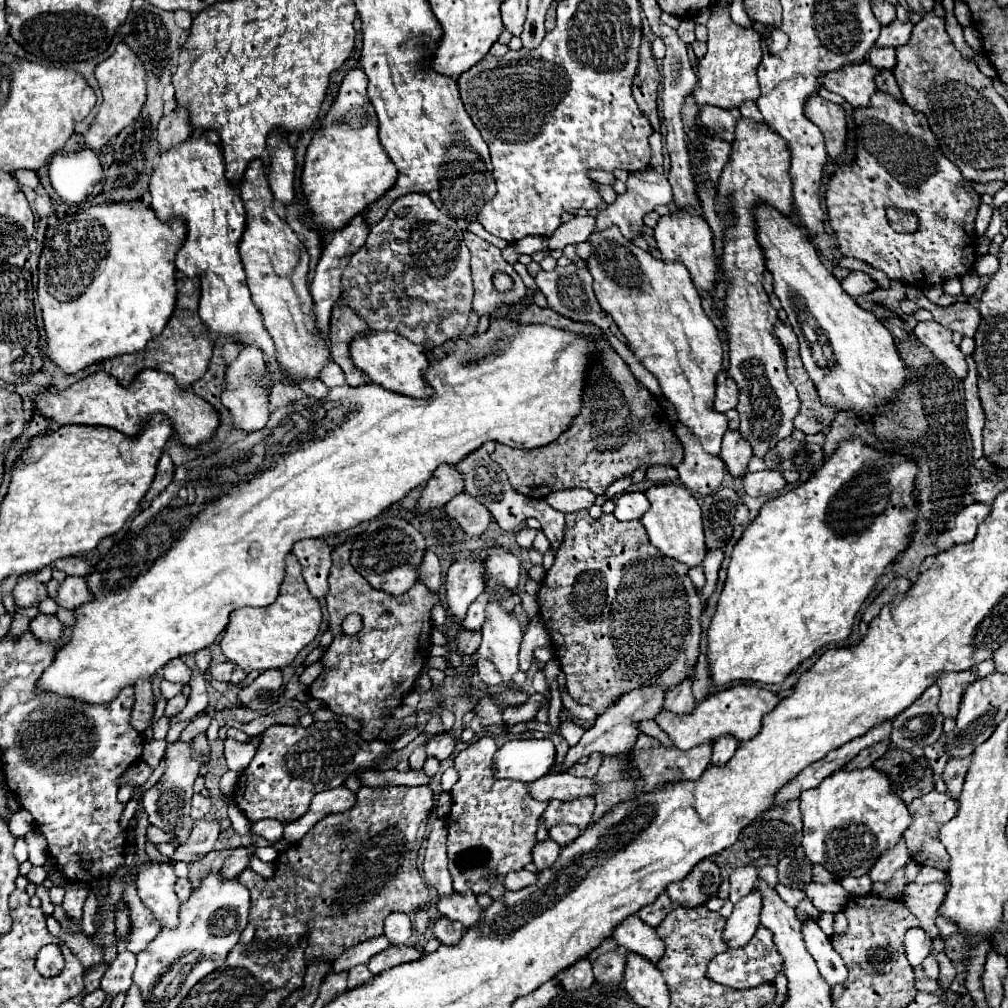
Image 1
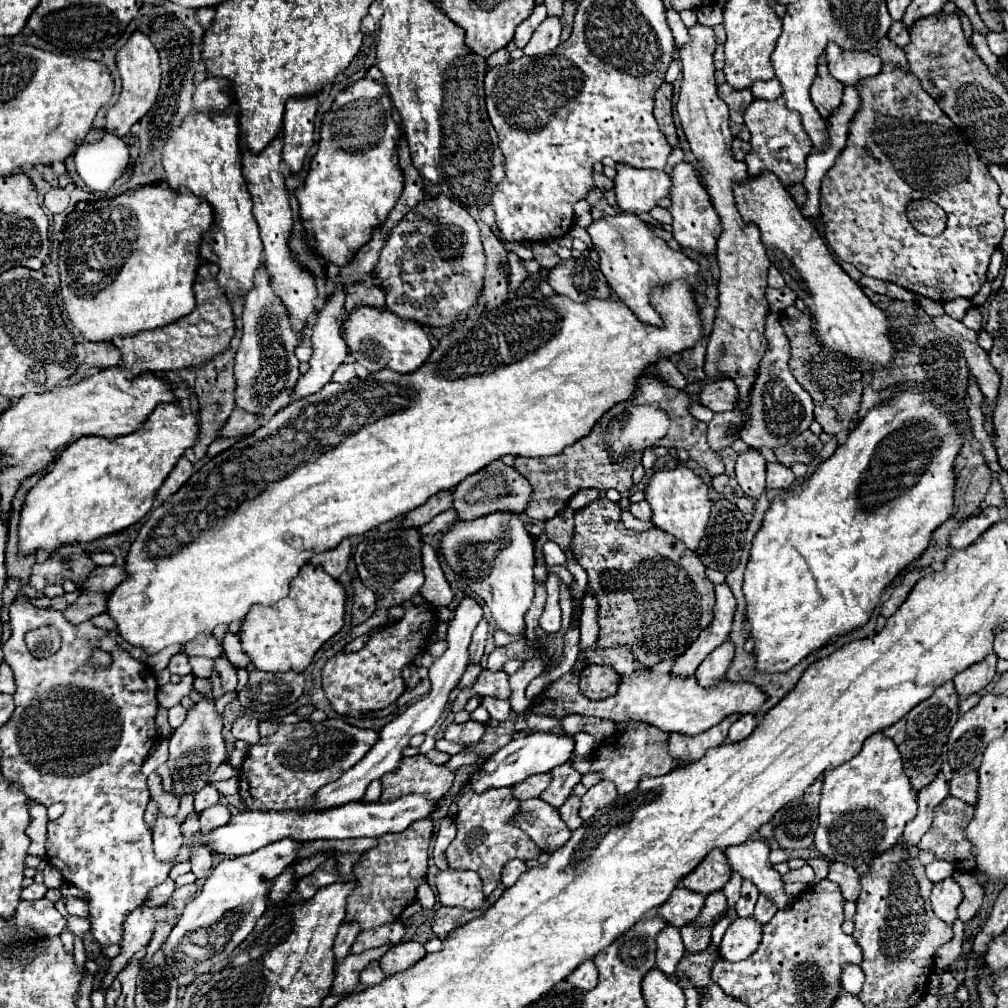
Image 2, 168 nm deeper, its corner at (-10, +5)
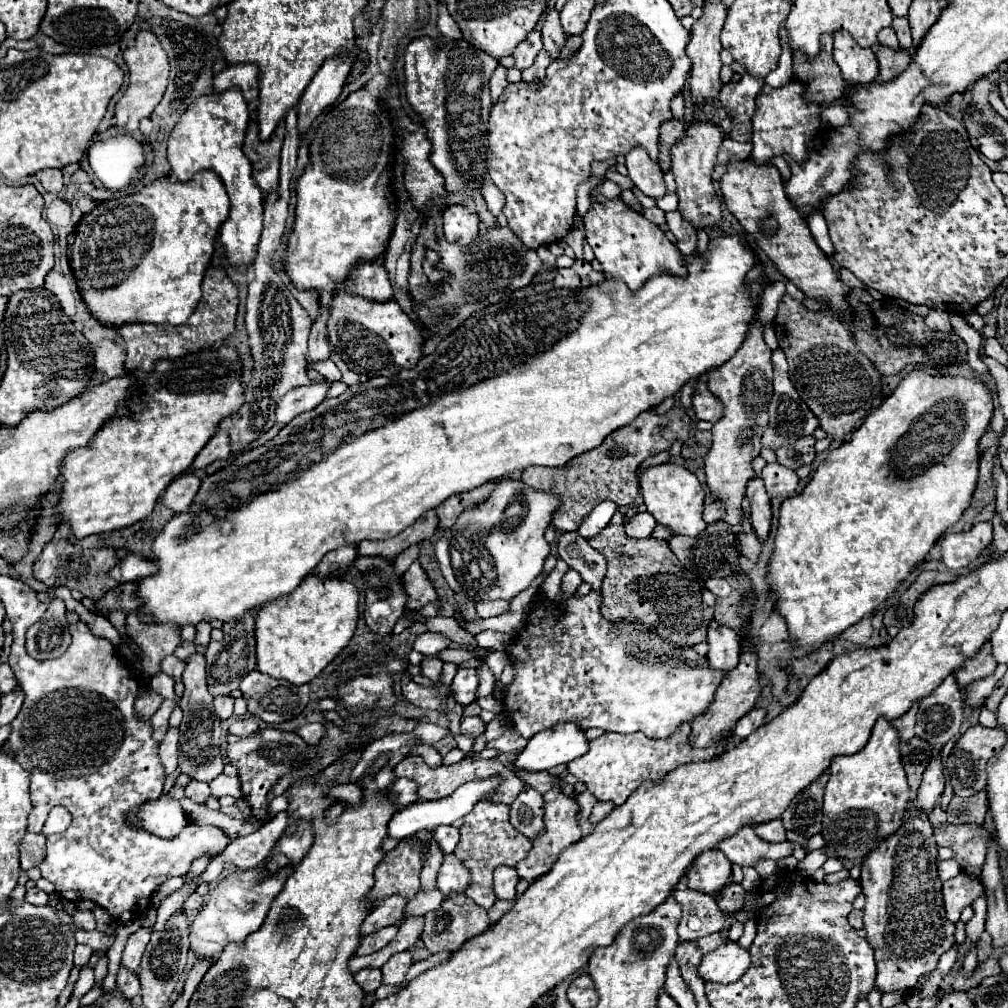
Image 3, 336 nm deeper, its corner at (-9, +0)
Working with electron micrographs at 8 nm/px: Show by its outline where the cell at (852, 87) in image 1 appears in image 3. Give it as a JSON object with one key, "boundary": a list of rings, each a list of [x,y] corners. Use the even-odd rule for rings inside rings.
{"boundary":[[[847,31],[833,33],[833,59],[841,67],[843,79],[851,85],[873,83],[879,73],[875,53],[871,49],[857,47]]]}

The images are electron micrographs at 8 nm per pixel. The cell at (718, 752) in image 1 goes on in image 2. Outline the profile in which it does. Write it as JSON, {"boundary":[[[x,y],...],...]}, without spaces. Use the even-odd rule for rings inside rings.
{"boundary":[[[750,714],[740,716],[740,718],[730,726],[730,736],[728,736],[728,740],[730,740],[730,742],[740,742],[740,740],[748,738],[748,736],[754,732],[756,724],[758,724],[758,720],[756,720],[754,716],[750,716]]]}

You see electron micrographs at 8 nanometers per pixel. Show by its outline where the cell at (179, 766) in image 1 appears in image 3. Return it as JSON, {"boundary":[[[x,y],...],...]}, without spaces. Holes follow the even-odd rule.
{"boundary":[[[195,651],[189,655],[185,671],[183,671],[183,685],[185,693],[181,697],[183,709],[183,723],[179,727],[179,767],[183,773],[189,773],[193,779],[209,781],[223,773],[223,759],[221,759],[221,721],[213,709],[213,695],[207,691],[205,681],[205,655]]]}

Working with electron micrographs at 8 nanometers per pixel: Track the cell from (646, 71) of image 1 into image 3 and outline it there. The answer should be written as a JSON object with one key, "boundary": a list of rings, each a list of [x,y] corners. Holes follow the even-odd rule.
{"boundary":[[[671,119],[663,123],[661,127],[661,137],[659,137],[659,165],[663,173],[671,169],[671,147],[685,135],[685,125],[679,123],[677,119]]]}

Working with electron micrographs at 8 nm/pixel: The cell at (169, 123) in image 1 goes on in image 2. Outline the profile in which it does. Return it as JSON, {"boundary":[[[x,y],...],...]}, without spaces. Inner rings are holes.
{"boundary":[[[206,78],[192,96],[192,112],[224,112],[230,104],[232,96],[222,78]]]}

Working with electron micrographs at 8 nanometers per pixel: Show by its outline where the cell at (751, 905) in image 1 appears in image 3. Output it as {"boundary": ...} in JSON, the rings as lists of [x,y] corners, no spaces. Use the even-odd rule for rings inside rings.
{"boundary":[[[727,943],[705,953],[699,965],[699,977],[713,983],[735,983],[749,967],[749,951],[737,943]]]}

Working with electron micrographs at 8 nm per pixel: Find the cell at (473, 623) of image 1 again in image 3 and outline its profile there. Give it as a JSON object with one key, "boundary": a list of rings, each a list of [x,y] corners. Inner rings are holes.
{"boundary":[[[459,669],[451,685],[455,703],[459,703],[461,707],[471,705],[477,699],[477,685],[479,685],[477,669]]]}

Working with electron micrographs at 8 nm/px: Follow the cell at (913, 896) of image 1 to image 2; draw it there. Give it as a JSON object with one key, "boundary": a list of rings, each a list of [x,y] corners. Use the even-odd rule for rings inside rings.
{"boundary":[[[952,878],[934,884],[930,892],[930,904],[940,920],[952,924],[956,920],[956,908],[960,902],[962,902],[962,890]]]}

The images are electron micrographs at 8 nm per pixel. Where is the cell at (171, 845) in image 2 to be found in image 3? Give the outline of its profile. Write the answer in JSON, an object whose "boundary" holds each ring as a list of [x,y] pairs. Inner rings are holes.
{"boundary":[[[169,793],[161,795],[159,799],[153,799],[149,803],[143,803],[137,807],[137,811],[129,811],[129,825],[141,827],[157,837],[171,839],[179,835],[179,831],[187,825],[187,817],[179,805],[177,799],[173,799]]]}

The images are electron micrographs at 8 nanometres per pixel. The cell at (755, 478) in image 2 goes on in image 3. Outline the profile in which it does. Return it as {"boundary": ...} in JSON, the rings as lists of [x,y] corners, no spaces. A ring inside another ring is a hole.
{"boundary":[[[759,477],[751,479],[749,481],[749,487],[747,487],[747,499],[751,501],[751,527],[755,531],[755,535],[765,541],[767,535],[769,535],[769,529],[771,529],[771,501],[765,493],[765,487],[763,487],[763,481]]]}

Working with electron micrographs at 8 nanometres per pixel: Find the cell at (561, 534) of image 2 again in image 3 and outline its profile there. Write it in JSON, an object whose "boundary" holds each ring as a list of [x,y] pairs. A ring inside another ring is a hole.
{"boundary":[[[575,531],[559,535],[557,545],[559,557],[575,569],[585,583],[589,583],[593,589],[599,589],[605,579],[605,557],[595,551],[587,539],[577,535]]]}

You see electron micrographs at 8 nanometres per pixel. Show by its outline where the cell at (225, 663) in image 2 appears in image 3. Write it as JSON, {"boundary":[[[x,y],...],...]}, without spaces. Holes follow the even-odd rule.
{"boundary":[[[215,697],[215,711],[221,721],[233,715],[233,697]]]}

